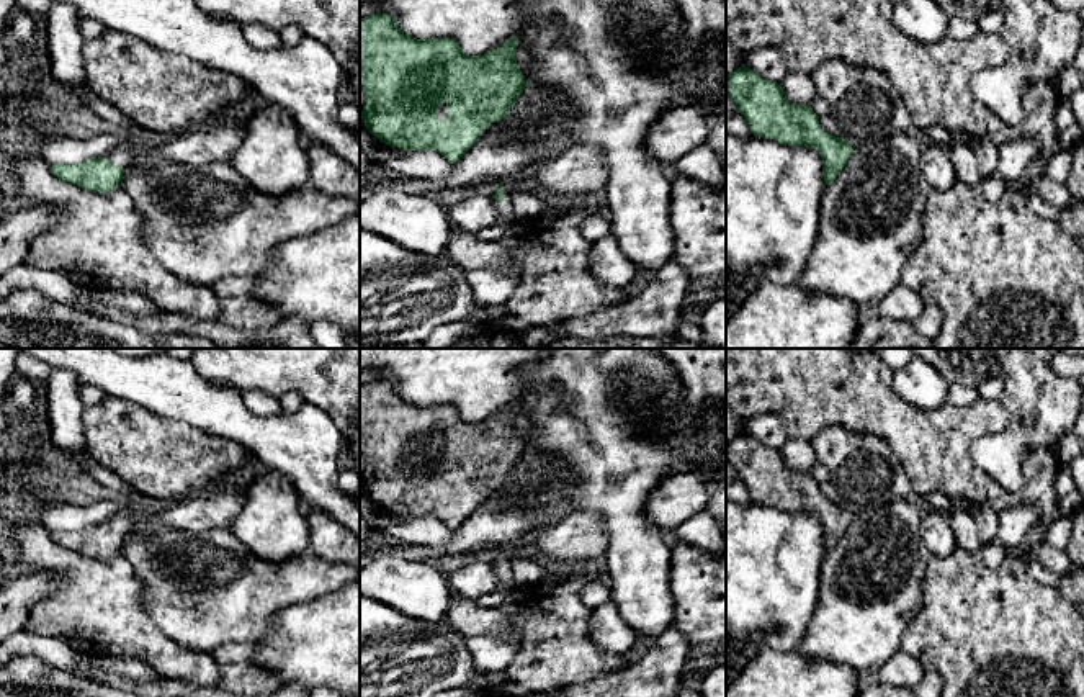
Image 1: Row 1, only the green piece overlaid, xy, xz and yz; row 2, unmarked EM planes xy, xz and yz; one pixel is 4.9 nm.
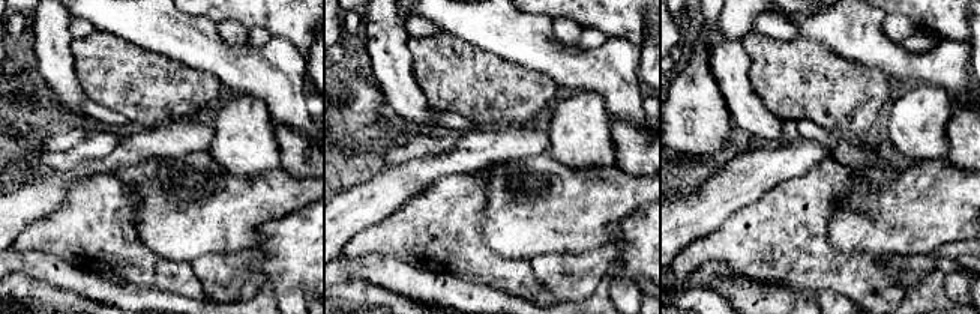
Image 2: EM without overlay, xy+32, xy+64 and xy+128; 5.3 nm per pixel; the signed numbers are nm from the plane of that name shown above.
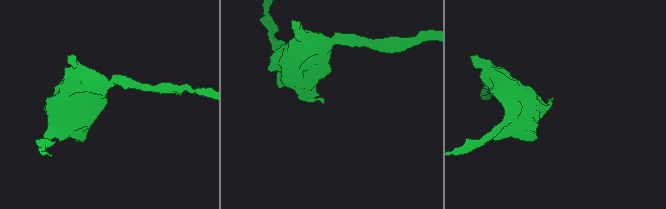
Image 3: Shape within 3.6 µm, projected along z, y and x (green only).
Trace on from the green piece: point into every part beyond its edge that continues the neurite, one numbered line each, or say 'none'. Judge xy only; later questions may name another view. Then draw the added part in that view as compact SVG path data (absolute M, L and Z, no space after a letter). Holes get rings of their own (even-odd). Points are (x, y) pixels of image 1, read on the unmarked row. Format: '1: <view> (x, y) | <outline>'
1: xy (120, 522) | M119 510L113 515L110 515L105 522L101 522L108 527L111 527L114 532L121 533L121 535L126 535L131 527L132 527L132 522L131 522L131 517L128 512L124 510Z

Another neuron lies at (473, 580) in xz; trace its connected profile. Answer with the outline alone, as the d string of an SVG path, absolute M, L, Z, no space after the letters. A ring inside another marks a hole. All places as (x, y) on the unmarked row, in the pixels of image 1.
M469 558L448 576L448 582L453 592L468 599L479 599L500 587L492 563Z

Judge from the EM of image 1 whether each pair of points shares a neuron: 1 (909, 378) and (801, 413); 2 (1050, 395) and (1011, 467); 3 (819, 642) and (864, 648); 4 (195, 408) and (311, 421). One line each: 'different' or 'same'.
1: different
2: same
3: same
4: same

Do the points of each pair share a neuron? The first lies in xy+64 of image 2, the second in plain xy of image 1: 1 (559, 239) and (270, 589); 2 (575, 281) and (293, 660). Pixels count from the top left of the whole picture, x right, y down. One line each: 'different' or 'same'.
1: same
2: different

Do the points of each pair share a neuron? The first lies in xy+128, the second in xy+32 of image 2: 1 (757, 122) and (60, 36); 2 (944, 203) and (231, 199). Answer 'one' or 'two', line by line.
1: one
2: one

